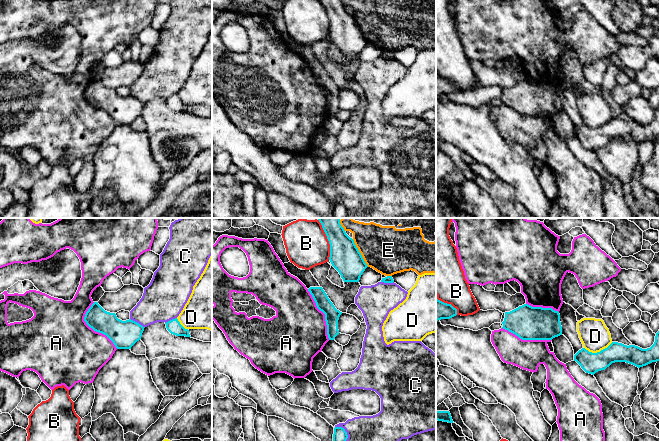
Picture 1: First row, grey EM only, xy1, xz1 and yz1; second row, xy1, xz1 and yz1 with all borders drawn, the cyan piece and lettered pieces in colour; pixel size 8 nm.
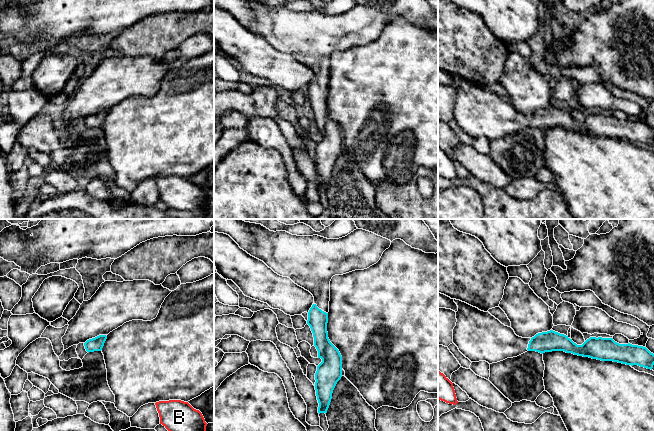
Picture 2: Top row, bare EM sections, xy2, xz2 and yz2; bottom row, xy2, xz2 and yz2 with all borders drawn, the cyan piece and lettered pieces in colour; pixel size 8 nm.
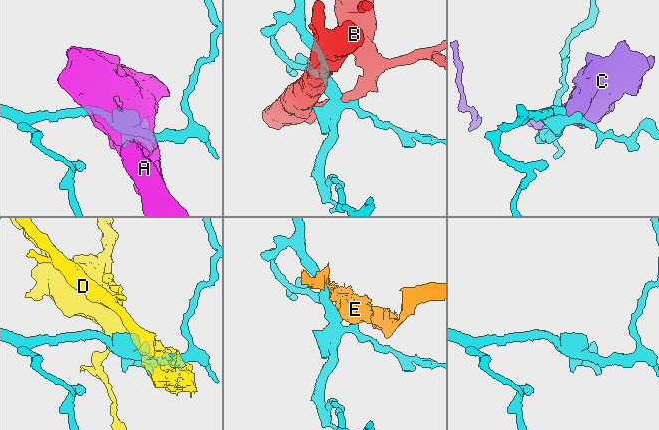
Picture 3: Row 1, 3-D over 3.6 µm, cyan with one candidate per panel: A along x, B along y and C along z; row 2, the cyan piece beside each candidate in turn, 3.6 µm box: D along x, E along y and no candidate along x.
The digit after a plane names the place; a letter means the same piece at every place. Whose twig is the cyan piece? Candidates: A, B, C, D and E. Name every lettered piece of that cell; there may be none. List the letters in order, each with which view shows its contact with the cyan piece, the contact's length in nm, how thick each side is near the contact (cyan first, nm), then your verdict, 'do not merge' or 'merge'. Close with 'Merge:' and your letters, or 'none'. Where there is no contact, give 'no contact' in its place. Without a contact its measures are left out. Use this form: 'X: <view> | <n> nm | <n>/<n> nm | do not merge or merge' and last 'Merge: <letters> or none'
A: xy1 | 420 nm | 200/500 nm | do not merge
B: xz1 | 300 nm | 240/340 nm | do not merge
C: xy1 | 140 nm | 220/300 nm | do not merge
D: yz1 | 240 nm | 160/240 nm | do not merge
E: xz1 | 260 nm | 240/380 nm | do not merge
Merge: none

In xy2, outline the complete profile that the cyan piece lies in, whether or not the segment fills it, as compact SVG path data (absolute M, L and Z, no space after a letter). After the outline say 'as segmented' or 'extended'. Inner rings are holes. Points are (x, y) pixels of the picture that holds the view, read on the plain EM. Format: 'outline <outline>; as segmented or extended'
outline M99 111L95 114L89 115L84 119L86 127L89 128L94 128L94 127L101 127L104 119L107 115L106 111Z; as segmented

